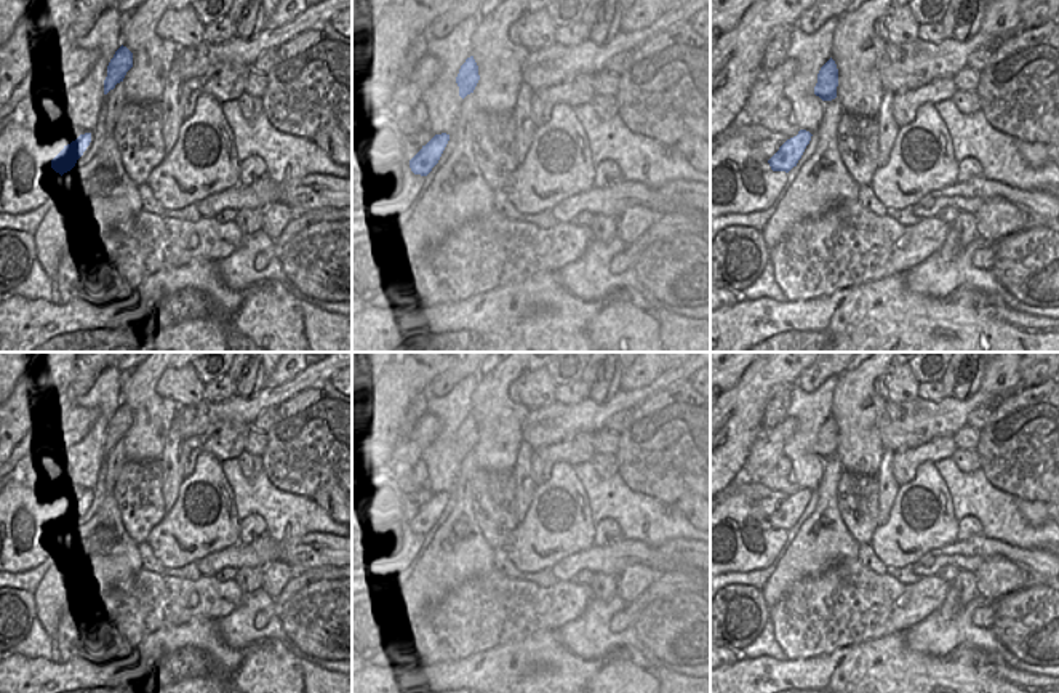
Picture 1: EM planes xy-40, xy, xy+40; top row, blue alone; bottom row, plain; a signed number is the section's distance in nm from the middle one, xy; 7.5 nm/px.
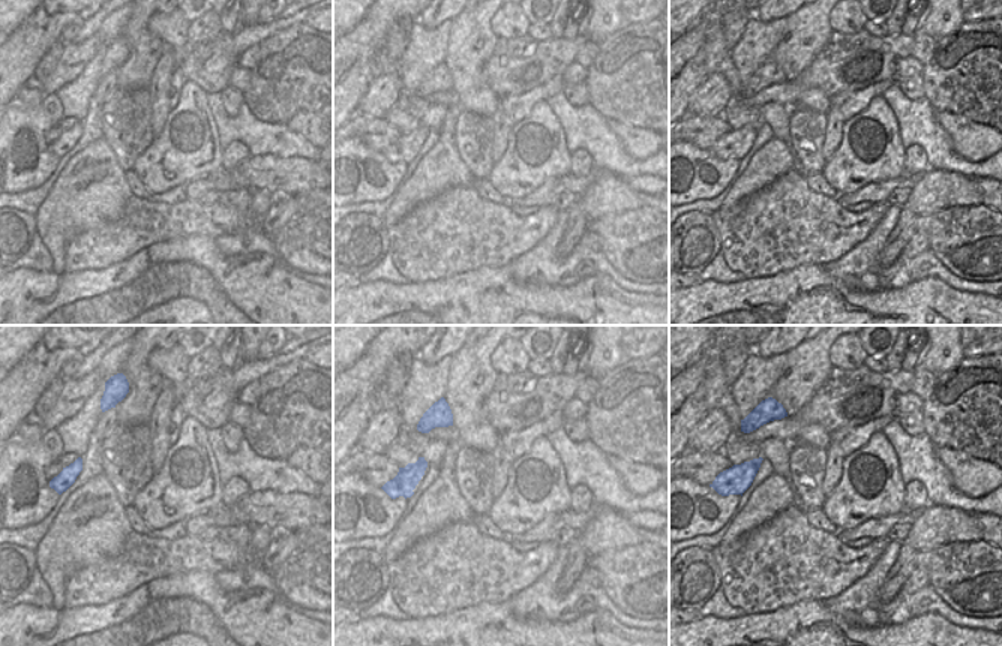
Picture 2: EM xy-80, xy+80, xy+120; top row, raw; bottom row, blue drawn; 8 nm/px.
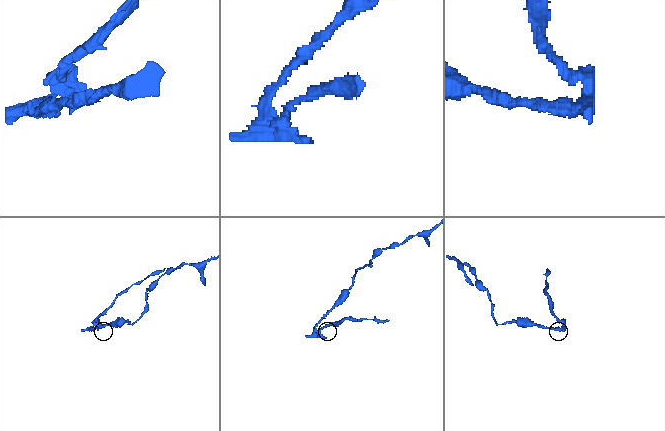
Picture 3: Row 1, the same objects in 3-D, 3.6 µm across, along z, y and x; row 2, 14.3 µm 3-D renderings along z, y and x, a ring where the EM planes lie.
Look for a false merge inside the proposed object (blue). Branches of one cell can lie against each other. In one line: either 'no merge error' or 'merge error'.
merge error

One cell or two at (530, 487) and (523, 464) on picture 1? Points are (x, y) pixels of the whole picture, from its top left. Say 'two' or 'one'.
one

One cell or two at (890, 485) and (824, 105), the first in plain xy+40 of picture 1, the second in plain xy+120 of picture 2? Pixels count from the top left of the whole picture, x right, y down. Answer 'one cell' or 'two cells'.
two cells

